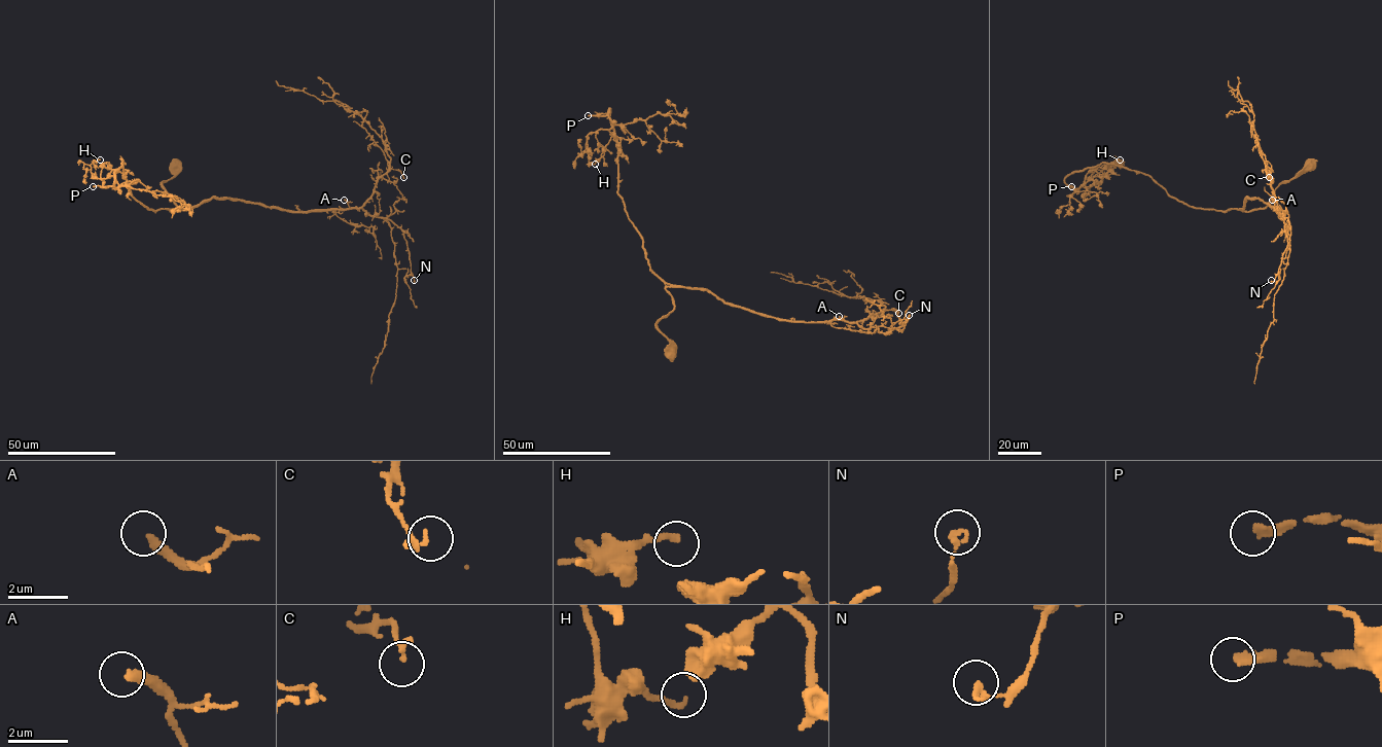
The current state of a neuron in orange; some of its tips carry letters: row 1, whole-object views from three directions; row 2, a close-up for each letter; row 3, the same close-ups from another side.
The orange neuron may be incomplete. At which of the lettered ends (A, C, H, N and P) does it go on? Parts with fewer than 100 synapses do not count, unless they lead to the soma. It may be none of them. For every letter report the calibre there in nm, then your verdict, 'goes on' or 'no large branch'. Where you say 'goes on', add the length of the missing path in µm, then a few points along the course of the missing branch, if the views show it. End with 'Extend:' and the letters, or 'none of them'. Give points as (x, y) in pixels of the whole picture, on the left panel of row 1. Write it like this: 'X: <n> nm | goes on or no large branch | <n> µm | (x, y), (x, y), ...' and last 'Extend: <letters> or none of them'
A: 320 nm | no large branch
C: 240 nm | no large branch
H: 170 nm | no large branch
N: 200 nm | no large branch
P: 320 nm | goes on | 60 µm | (93, 186), (59, 191), (25, 210), (3, 210)
Extend: P

